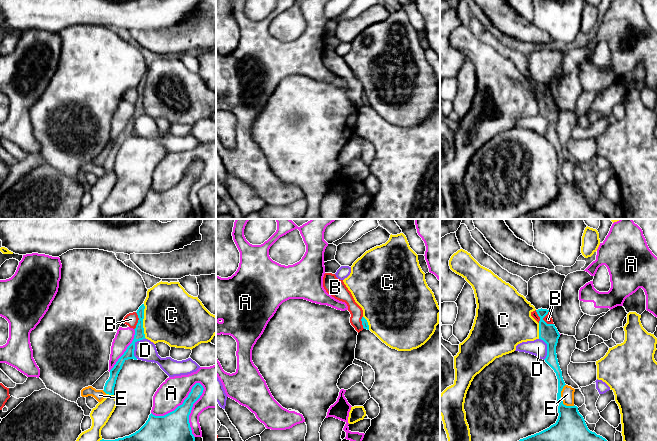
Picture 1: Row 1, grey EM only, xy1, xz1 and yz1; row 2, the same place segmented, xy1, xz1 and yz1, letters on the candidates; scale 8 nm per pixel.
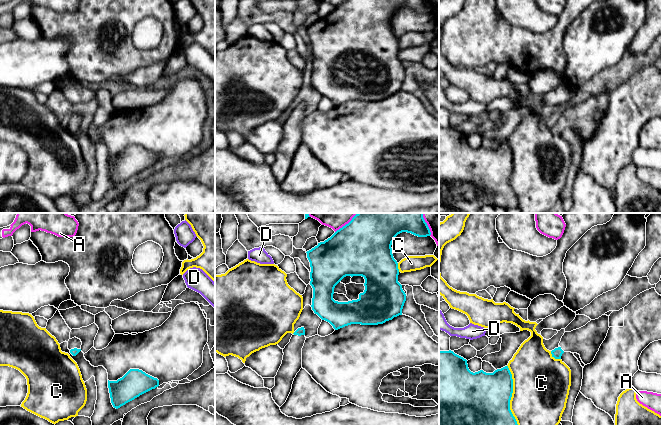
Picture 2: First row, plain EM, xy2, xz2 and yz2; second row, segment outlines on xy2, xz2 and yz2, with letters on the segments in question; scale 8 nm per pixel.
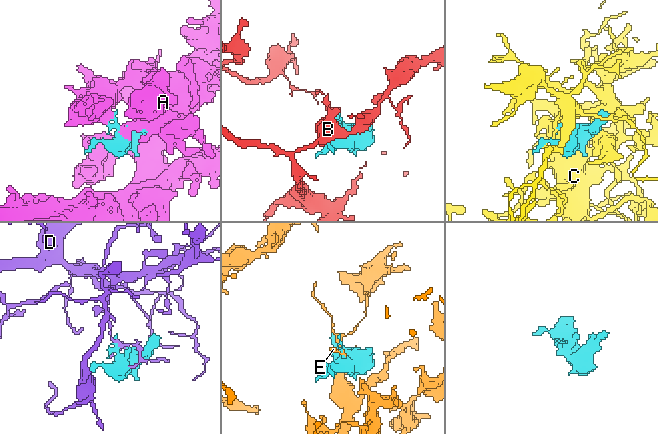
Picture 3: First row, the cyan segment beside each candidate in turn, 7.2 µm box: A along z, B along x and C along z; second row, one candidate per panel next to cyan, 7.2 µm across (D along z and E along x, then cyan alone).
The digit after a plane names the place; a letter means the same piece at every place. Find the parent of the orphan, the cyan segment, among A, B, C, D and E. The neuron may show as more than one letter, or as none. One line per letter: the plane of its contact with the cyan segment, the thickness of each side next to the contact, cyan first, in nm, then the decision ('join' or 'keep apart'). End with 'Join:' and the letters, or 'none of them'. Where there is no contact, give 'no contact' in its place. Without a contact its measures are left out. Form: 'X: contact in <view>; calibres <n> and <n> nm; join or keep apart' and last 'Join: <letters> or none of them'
A: contact in xy1; calibres 320 and 220 nm; keep apart
B: contact in yz1; calibres 150 and 70 nm; keep apart
C: contact in yz2; calibres 460 and 440 nm; keep apart
D: contact in xy1; calibres 80 and 170 nm; keep apart
E: contact in yz1; calibres 260 and 110 nm; keep apart
Join: none of them

